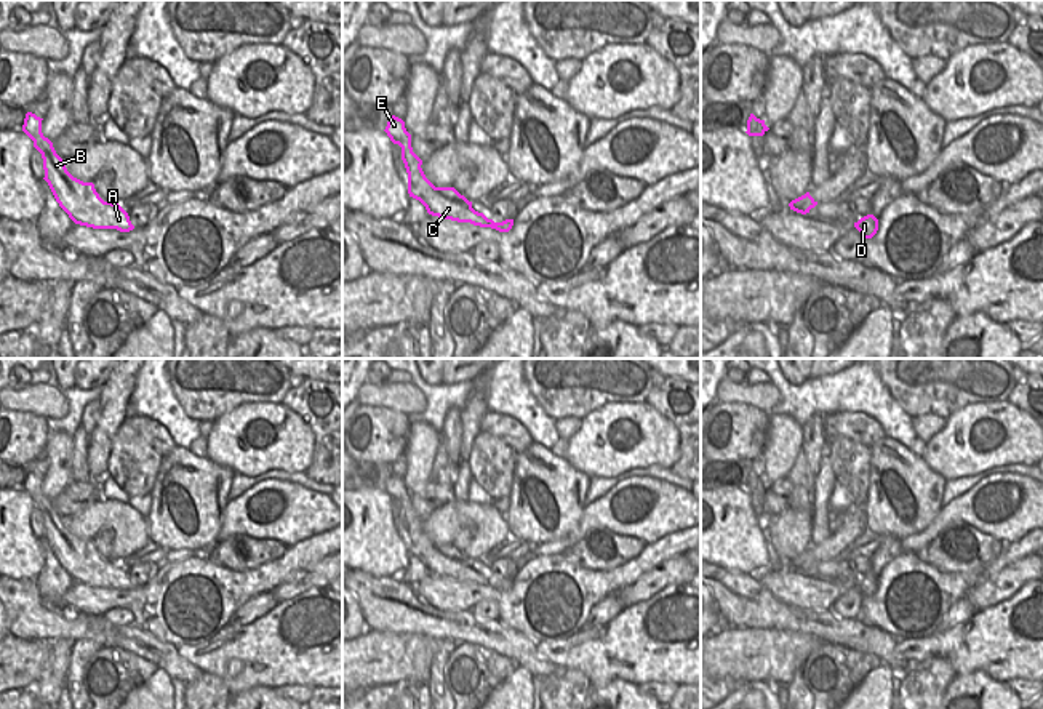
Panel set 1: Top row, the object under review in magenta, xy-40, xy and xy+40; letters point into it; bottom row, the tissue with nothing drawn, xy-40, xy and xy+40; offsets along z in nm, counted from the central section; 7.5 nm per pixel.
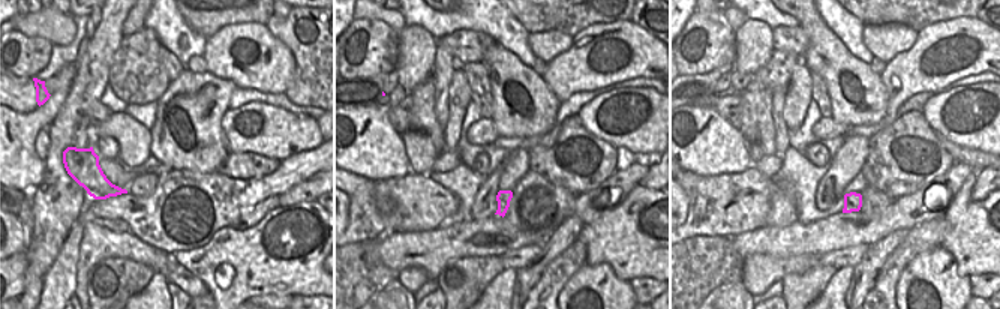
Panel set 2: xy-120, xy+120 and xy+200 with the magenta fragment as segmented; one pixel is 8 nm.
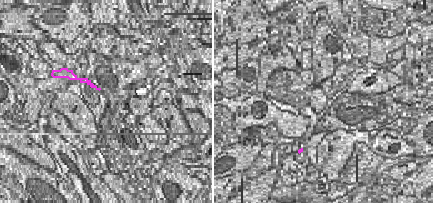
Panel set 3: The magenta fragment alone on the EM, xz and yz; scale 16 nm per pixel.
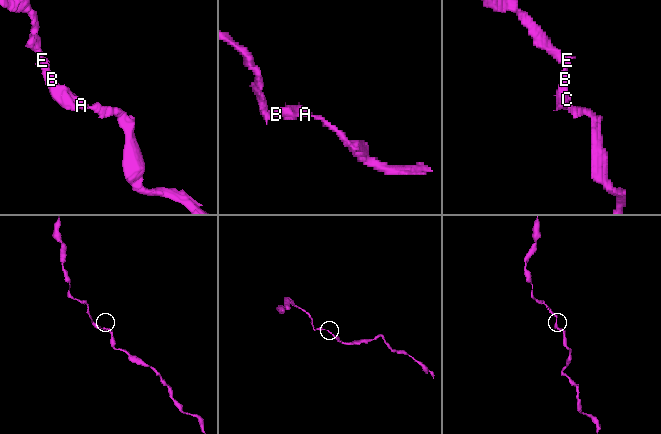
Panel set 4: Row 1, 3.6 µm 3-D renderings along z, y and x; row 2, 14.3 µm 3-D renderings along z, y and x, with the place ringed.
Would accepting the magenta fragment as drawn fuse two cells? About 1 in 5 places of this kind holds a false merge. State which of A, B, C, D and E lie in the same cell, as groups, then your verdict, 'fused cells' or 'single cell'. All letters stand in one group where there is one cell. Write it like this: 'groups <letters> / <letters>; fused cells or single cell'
groups A B C D E; single cell

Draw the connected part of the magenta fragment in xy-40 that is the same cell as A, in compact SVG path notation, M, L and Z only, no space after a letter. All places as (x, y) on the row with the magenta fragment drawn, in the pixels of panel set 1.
M32 112L26 114L22 131L34 141L34 147L42 154L45 181L56 202L80 226L93 229L117 229L130 232L134 226L128 213L112 202L104 202L93 182L74 178L66 162L56 154L53 142L42 133L42 120Z

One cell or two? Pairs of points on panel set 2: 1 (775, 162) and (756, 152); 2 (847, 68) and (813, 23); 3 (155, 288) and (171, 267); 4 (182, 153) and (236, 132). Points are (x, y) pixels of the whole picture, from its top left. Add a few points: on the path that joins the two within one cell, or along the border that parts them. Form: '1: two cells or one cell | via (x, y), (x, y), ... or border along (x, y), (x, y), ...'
1: one cell | via (771, 162), (760, 156)
2: one cell | via (837, 57), (817, 33)
3: two cells | border along (159, 272), (170, 282)
4: two cells | border along (228, 108), (222, 117), (221, 128), (230, 152)

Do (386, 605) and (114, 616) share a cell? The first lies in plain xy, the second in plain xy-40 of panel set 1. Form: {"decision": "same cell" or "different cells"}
{"decision": "different cells"}

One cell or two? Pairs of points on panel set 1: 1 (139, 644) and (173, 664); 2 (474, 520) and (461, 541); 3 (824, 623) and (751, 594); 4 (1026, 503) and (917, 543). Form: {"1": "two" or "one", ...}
{"1": "one", "2": "two", "3": "one", "4": "one"}

